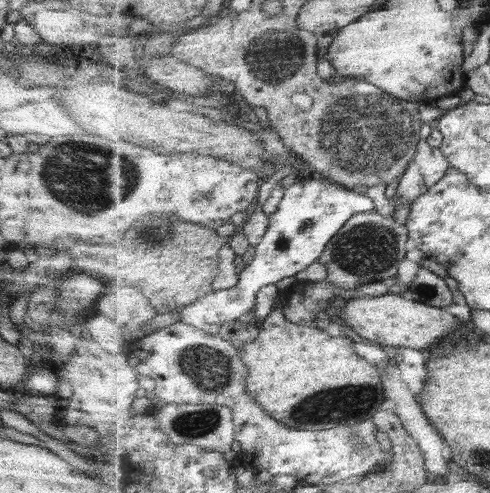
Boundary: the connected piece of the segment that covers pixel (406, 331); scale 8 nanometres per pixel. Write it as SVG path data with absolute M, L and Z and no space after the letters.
M389 293L385 296L354 297L346 301L343 309L337 313L343 326L347 325L371 344L376 344L386 350L393 348L413 348L421 350L433 346L443 336L449 336L456 328L461 326L459 318L446 309L429 306L424 302L407 300L399 293Z

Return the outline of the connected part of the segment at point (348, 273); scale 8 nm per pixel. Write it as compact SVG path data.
M361 212L347 221L343 229L333 237L321 255L321 264L327 266L328 282L345 289L359 288L363 284L390 281L397 274L397 265L405 260L412 246L406 223L399 224L394 217L379 212Z

